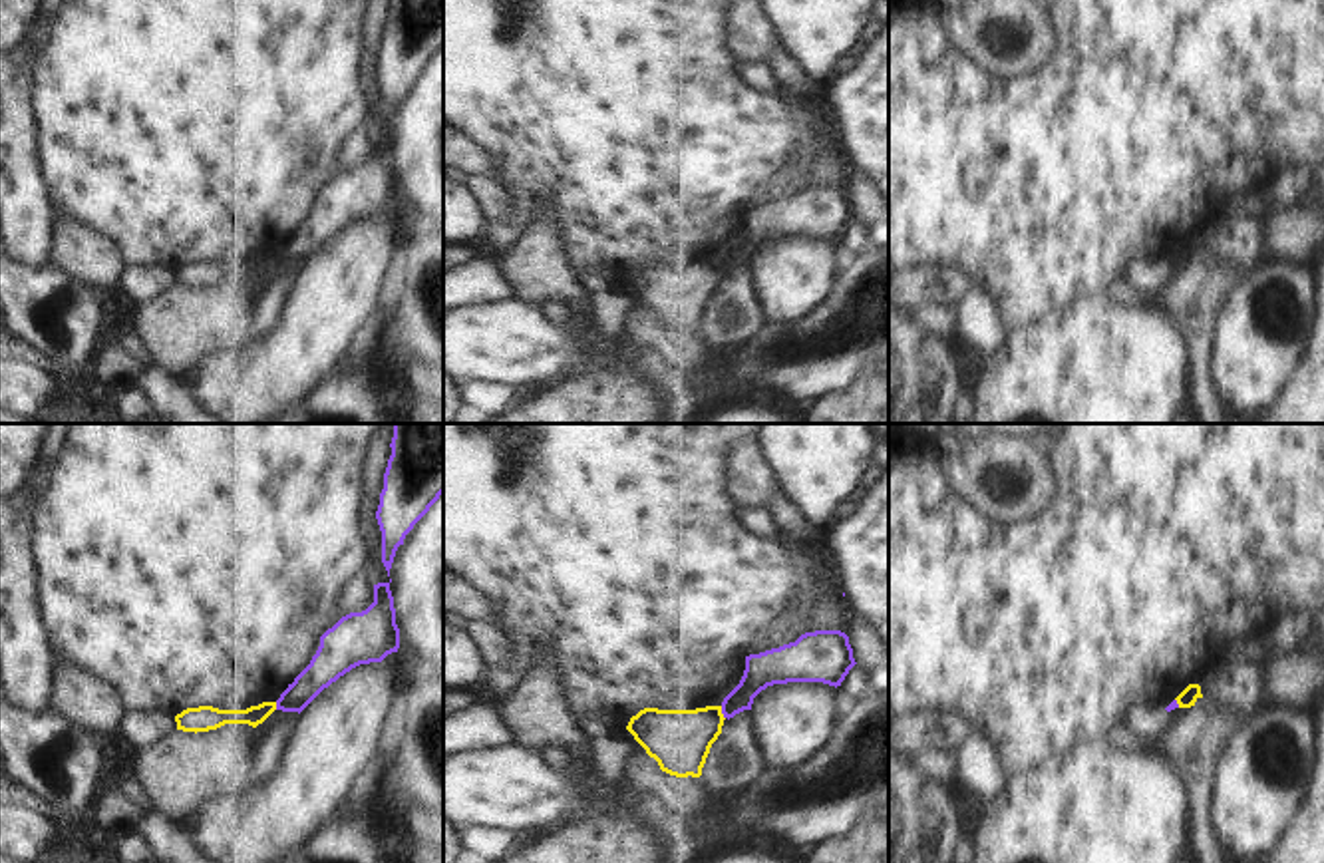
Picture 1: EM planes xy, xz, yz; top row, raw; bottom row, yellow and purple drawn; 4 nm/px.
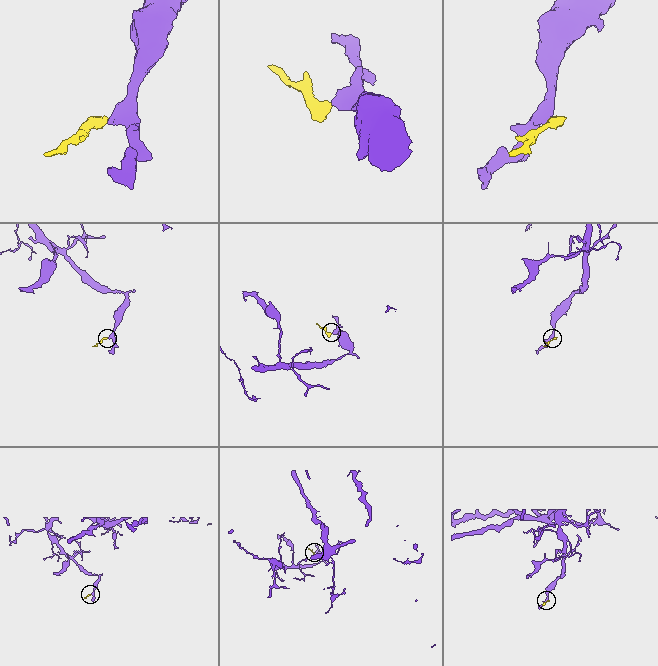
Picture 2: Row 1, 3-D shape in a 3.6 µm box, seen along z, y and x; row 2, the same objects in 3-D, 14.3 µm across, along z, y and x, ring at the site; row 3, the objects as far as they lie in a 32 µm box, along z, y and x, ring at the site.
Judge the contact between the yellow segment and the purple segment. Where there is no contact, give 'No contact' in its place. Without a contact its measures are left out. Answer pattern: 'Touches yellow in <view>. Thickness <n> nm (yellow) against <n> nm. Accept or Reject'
Touches yellow in xz. Thickness 240 nm (yellow) against 140 nm. Reject

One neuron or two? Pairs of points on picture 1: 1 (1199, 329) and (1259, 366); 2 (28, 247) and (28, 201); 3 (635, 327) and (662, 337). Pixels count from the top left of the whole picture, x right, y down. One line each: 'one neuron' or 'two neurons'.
1: two neurons
2: one neuron
3: one neuron

